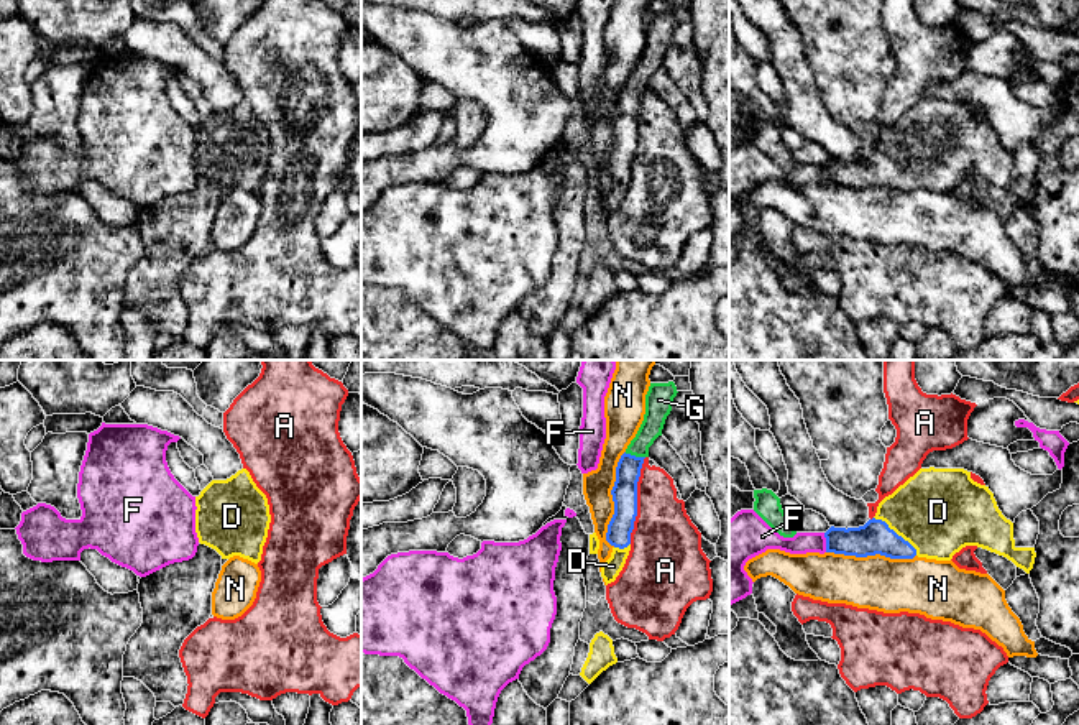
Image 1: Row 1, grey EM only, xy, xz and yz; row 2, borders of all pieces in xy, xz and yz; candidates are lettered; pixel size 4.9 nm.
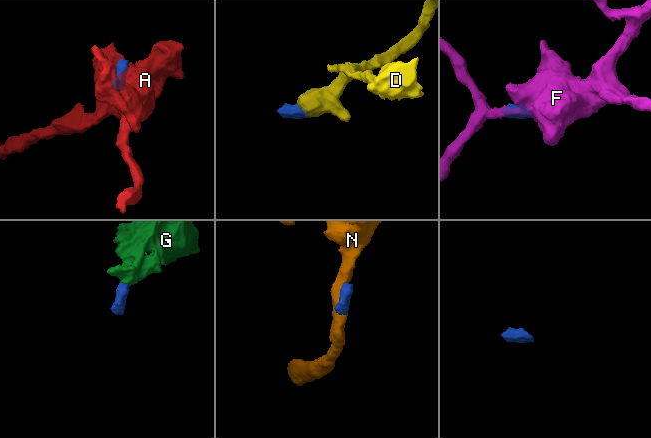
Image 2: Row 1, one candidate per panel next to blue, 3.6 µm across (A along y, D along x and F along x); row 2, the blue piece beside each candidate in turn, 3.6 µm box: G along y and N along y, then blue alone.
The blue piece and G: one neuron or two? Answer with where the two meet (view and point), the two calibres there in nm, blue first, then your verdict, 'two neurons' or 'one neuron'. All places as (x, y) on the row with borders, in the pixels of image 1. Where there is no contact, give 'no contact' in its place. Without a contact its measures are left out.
meets blue in xz at (634, 456); 130 nm thick on the blue side, 110 nm on the other; one neuron

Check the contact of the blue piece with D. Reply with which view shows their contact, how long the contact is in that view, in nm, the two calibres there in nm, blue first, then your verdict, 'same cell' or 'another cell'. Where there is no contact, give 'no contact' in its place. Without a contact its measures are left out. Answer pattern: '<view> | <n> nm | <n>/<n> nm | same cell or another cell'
yz | 280 nm | 160/420 nm | same cell

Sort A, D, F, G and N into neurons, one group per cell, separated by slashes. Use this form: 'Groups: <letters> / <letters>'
Groups: A / D G / F / N

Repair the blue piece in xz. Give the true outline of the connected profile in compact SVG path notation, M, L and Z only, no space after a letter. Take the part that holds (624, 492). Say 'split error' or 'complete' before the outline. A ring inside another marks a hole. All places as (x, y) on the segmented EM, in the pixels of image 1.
split error; M650 383L645 395L645 414L636 437L621 455L616 467L616 482L611 490L614 515L608 524L606 541L613 546L611 557L601 566L606 585L614 582L622 570L631 551L631 533L637 516L637 482L649 447L662 436L667 416L672 411L677 386L668 383Z

